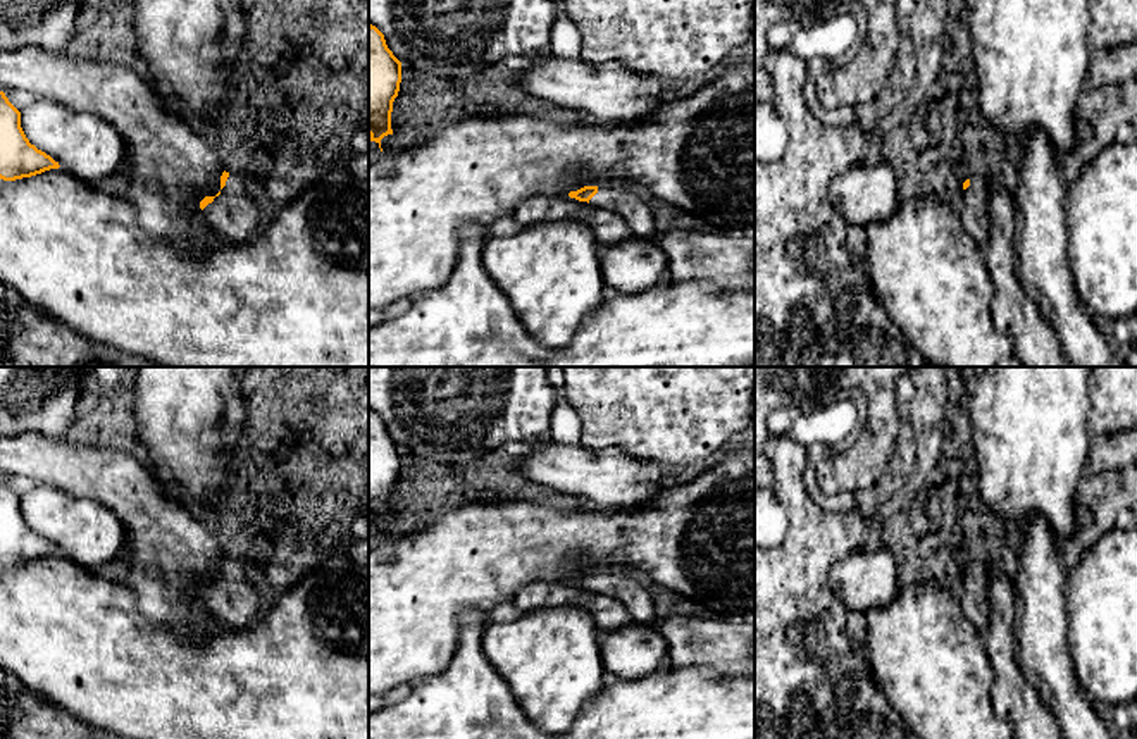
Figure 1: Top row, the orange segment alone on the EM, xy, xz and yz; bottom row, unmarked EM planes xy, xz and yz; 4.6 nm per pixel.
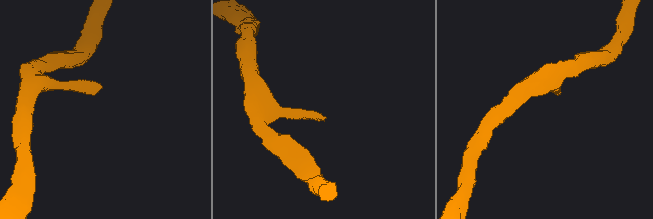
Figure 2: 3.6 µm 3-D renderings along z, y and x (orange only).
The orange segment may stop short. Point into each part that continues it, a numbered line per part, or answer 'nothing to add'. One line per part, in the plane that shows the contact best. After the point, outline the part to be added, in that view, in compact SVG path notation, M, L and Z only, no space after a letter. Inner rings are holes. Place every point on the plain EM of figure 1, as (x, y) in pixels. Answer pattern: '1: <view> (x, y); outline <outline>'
1: xy (235, 600); outline M233 560L221 581L202 596L202 603L234 629L252 625L264 610L257 587Z

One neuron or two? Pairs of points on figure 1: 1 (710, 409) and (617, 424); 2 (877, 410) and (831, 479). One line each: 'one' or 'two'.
1: one
2: one

